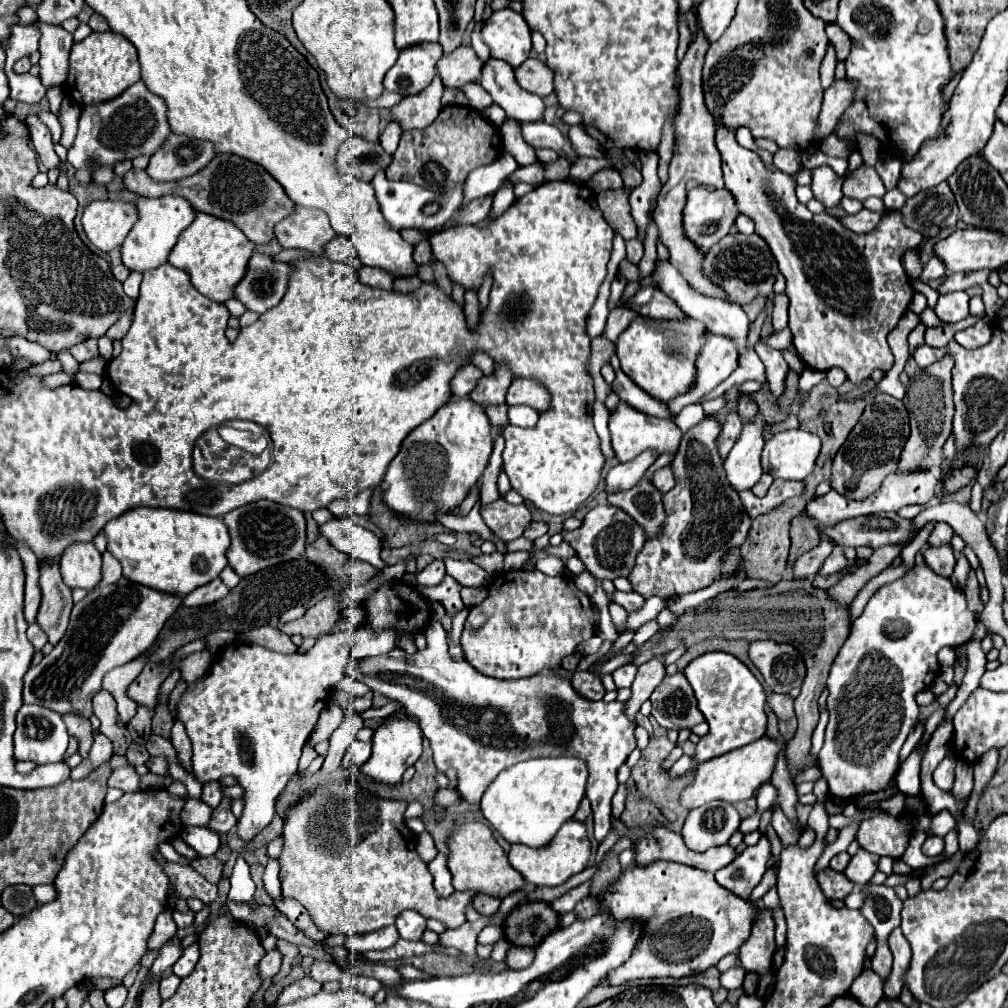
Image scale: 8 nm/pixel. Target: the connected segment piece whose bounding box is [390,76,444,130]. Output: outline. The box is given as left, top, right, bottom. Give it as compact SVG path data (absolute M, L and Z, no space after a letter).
M436 76L434 82L426 90L422 90L422 94L404 98L402 102L390 108L392 122L400 124L402 130L422 130L430 126L442 110L442 104L440 104L442 92L444 92L444 86Z

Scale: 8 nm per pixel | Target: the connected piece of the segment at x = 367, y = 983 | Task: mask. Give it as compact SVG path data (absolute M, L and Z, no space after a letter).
M360 976L358 978L358 988L364 992L364 994L376 994L380 988L382 988L382 984L378 982L378 980L374 980L374 978L366 978L366 976Z

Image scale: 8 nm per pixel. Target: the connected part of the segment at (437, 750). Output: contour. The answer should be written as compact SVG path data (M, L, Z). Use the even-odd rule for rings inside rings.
M432 620L428 626L428 638L424 640L422 634L416 634L416 648L418 652L406 654L400 648L394 648L386 654L372 656L372 658L354 658L348 668L346 676L364 682L370 690L390 696L408 710L408 714L416 716L424 736L430 740L434 752L434 764L438 770L456 768L460 778L460 790L464 800L470 804L478 804L484 790L490 782L508 766L518 764L520 760L528 758L544 758L544 756L576 756L582 758L588 766L588 782L586 782L586 796L592 802L594 814L594 836L596 840L604 840L606 834L612 830L610 824L610 802L618 788L616 770L626 762L628 754L636 748L636 722L630 720L624 712L624 702L604 702L604 700L588 700L582 698L574 688L572 682L558 674L558 670L548 670L534 674L530 678L518 680L498 680L480 674L474 670L466 660L454 660L448 652L446 632L438 620Z

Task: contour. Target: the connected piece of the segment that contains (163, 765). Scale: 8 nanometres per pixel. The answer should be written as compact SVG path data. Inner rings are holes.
M156 756L156 758L150 758L146 762L146 766L150 768L152 774L158 774L158 776L168 776L168 760L166 756Z

